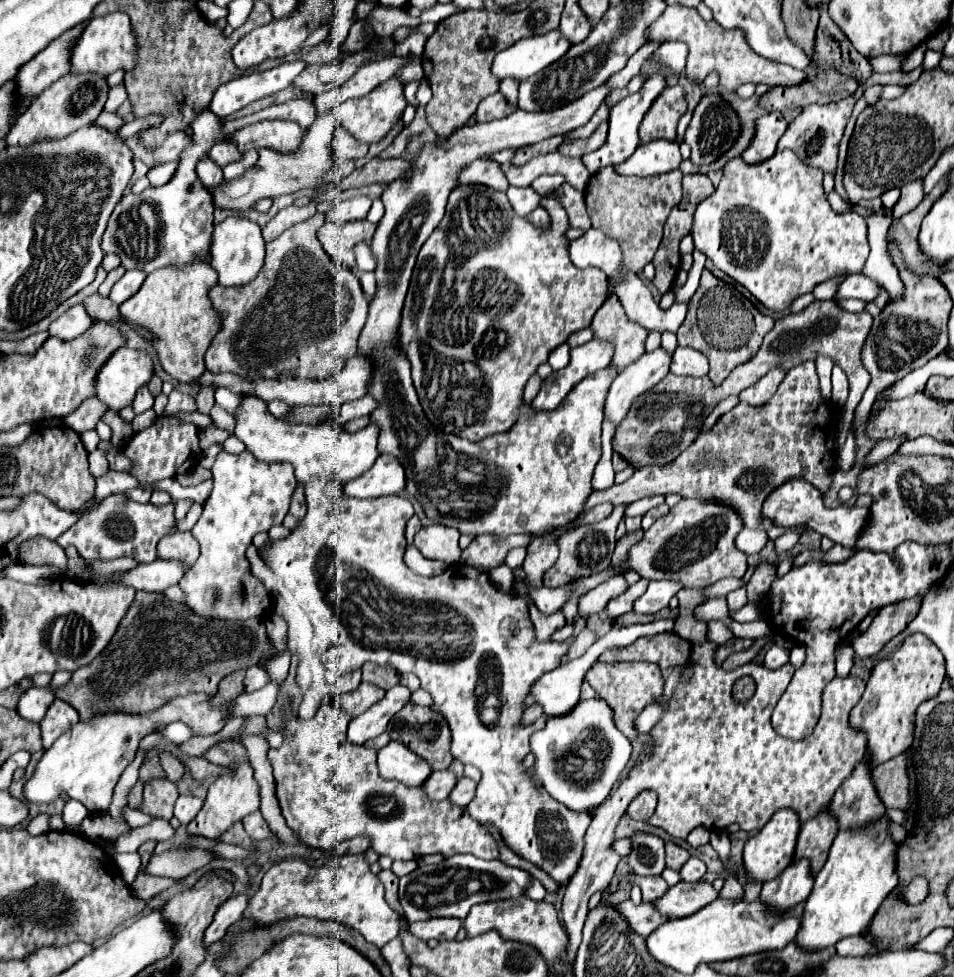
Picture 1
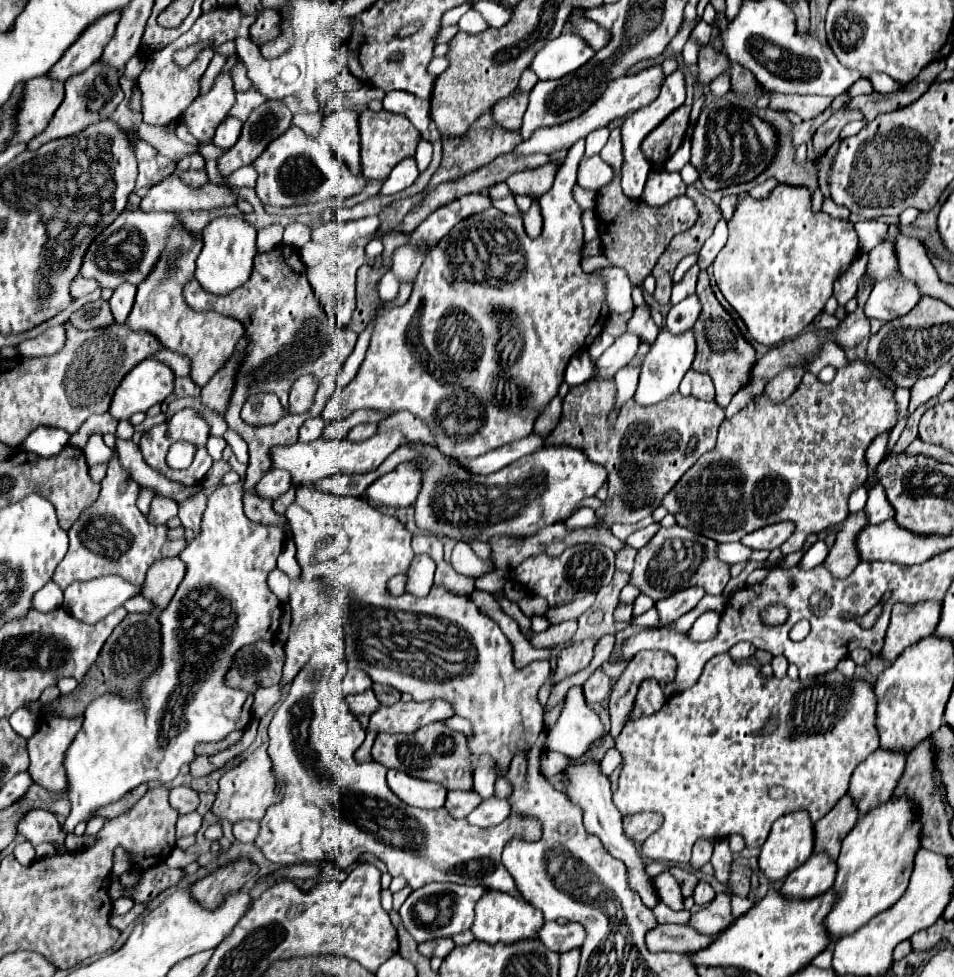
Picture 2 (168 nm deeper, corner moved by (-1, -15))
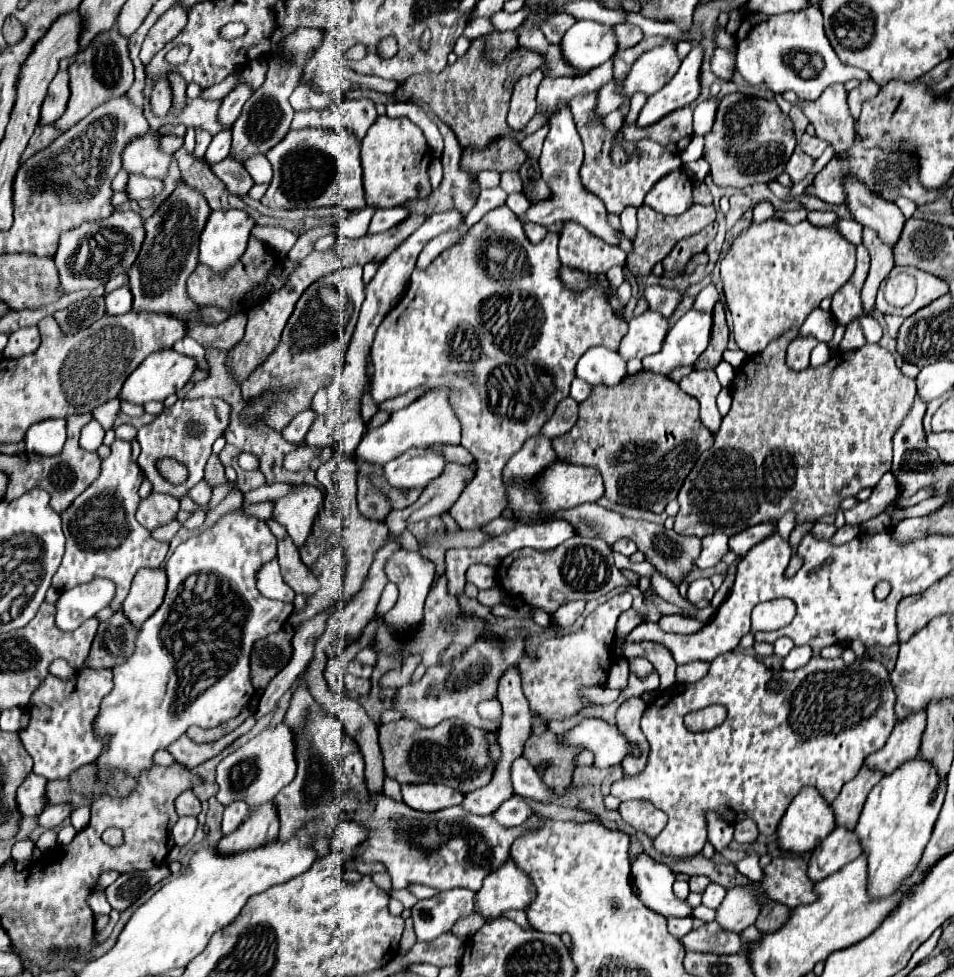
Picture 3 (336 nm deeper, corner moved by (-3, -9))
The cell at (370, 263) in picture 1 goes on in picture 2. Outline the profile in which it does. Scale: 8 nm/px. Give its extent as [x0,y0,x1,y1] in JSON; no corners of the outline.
[378,271,400,303]

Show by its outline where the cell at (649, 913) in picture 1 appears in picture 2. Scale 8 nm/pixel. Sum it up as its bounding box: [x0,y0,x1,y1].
[646,925,716,955]

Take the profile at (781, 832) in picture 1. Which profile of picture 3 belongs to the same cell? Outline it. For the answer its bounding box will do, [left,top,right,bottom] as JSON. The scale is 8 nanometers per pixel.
[776,787,836,855]

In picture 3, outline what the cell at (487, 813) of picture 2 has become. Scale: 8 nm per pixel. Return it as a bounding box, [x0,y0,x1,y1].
[492,797,532,827]

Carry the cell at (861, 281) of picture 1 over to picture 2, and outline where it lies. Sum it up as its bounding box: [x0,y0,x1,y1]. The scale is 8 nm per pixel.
[864,277,922,323]

